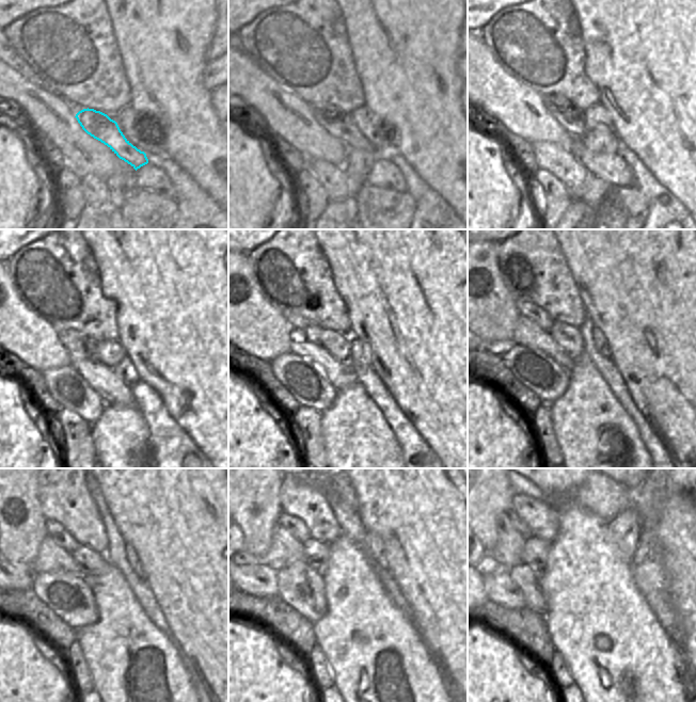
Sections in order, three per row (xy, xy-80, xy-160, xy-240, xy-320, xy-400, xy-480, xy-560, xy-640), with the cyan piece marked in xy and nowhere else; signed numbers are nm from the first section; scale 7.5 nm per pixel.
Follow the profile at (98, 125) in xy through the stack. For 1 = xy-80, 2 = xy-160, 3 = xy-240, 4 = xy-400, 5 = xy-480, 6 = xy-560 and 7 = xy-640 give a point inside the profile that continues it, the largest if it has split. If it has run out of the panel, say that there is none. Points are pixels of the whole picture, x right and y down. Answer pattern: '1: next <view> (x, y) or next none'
1: next xy-80 (339, 124)
2: next xy-160 (569, 116)
3: next xy-240 (79, 346)
4: next xy-400 (540, 317)
5: next xy-480 (56, 530)
6: next xy-560 (295, 526)
7: next xy-640 (515, 519)

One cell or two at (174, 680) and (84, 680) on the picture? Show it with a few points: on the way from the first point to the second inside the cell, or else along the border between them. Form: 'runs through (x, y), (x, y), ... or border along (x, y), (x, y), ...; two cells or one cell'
border along (83, 656), (95, 688); two cells

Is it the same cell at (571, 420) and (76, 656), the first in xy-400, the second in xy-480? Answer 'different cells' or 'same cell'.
different cells

